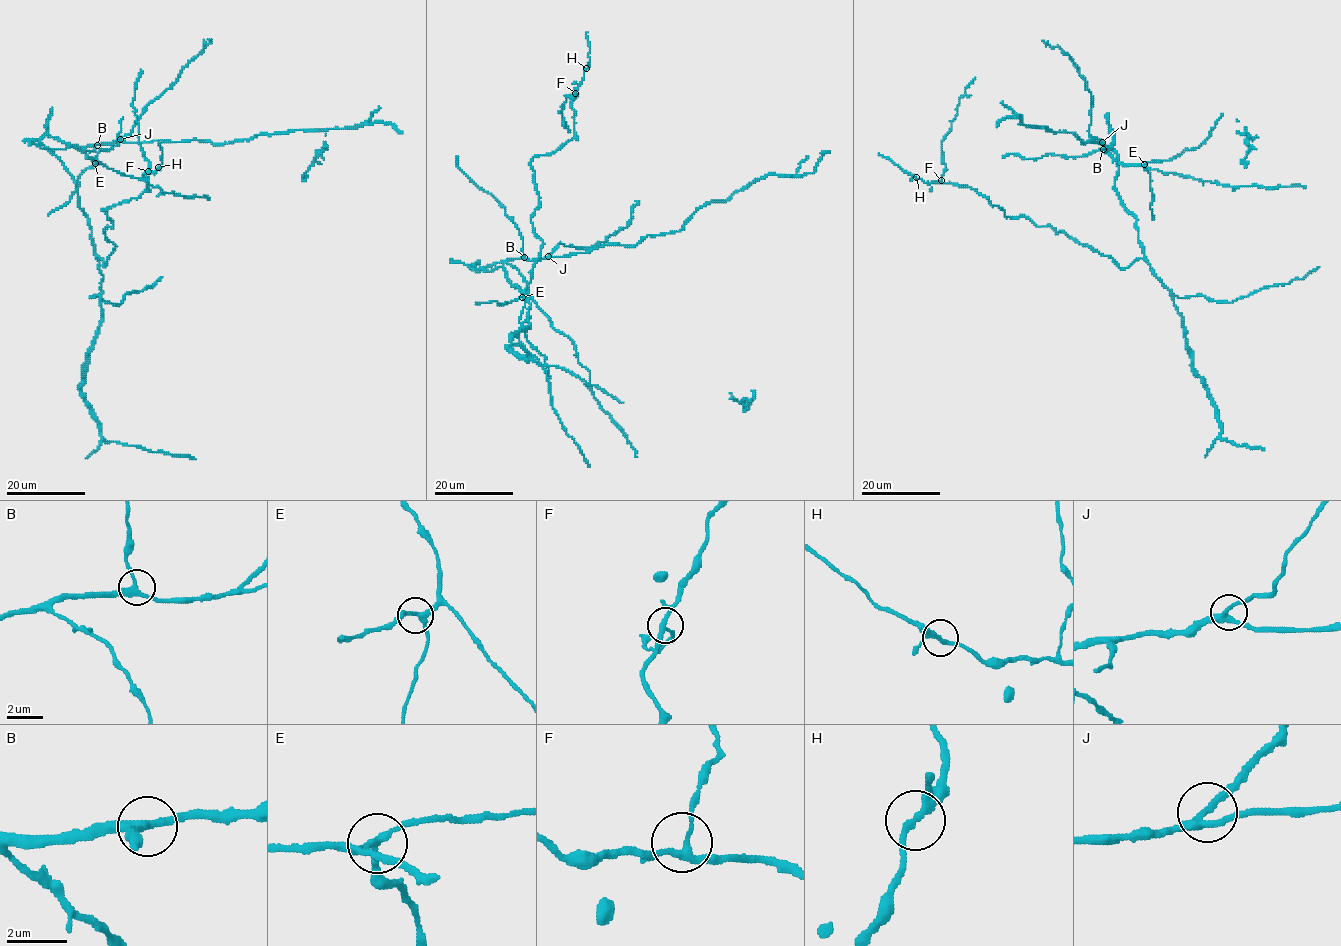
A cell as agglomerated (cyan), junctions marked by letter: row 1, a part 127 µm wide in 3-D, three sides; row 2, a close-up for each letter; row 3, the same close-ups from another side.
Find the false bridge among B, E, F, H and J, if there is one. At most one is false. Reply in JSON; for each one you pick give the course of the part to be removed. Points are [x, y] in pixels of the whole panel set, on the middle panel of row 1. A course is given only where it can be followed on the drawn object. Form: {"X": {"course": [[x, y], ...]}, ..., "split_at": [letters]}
{"split_at": []}

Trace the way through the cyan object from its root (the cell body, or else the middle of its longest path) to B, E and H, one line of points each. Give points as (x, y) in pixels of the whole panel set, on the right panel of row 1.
B: (1115, 178), (1118, 162), (1117, 154), (1111, 149), (1114, 141), (1107, 151), (1103, 149)
E: (1115, 178), (1118, 162), (1117, 154), (1111, 149), (1114, 141), (1108, 153), (1117, 162), (1144, 164)
H: (1115, 178), (1143, 254), (1124, 268), (1062, 232), (1007, 217), (965, 185), (916, 177)

